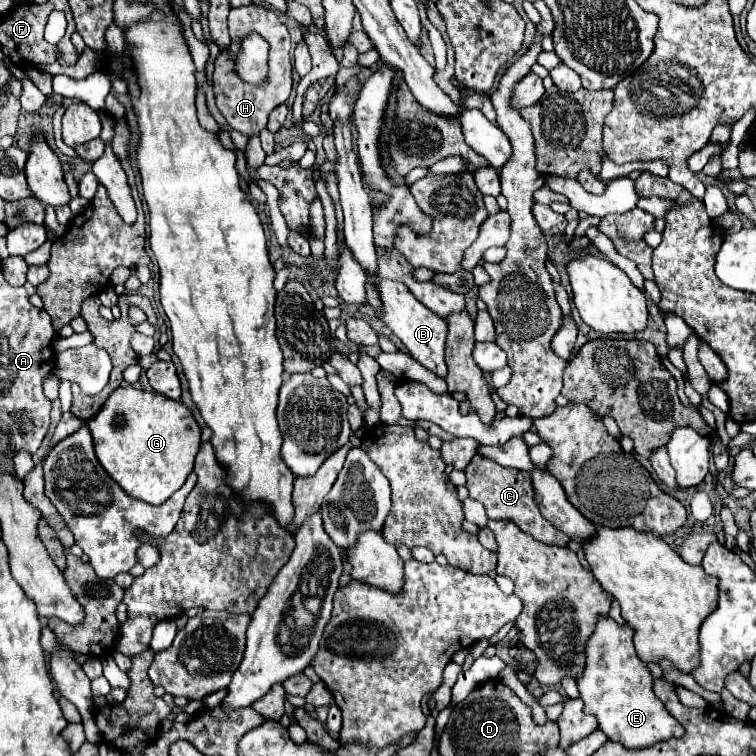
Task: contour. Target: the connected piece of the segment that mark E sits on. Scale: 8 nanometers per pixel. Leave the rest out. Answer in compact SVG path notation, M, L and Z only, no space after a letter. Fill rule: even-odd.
M601 616L593 636L589 638L587 668L577 680L585 712L593 714L599 728L613 742L625 748L649 748L669 738L681 738L685 728L669 714L663 702L653 694L653 676L647 666L639 660L633 646L633 628L619 626L613 618Z

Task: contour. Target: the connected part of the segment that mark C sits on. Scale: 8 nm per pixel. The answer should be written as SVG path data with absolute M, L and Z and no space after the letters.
M475 454L469 466L465 468L467 474L467 490L469 498L481 502L487 508L487 516L493 520L513 520L523 532L531 534L535 540L541 540L545 544L555 544L555 546L567 546L571 540L563 532L557 532L549 520L545 520L539 512L539 506L535 502L533 494L533 484L529 472L517 472L515 468L503 468L491 458L485 458L481 454Z

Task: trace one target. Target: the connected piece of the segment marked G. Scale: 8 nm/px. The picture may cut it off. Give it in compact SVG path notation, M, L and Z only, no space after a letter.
M117 388L97 416L87 420L93 436L95 456L105 472L133 498L163 504L177 492L193 472L199 440L199 426L193 414L181 404L157 392L139 388Z

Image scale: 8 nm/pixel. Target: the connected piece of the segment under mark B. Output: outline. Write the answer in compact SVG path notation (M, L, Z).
M379 278L377 280L377 290L381 294L381 300L385 304L385 320L393 334L403 342L407 352L427 370L437 374L439 378L447 376L447 366L445 366L445 336L447 336L447 320L433 314L429 308L425 308L411 292L405 288L403 282Z

